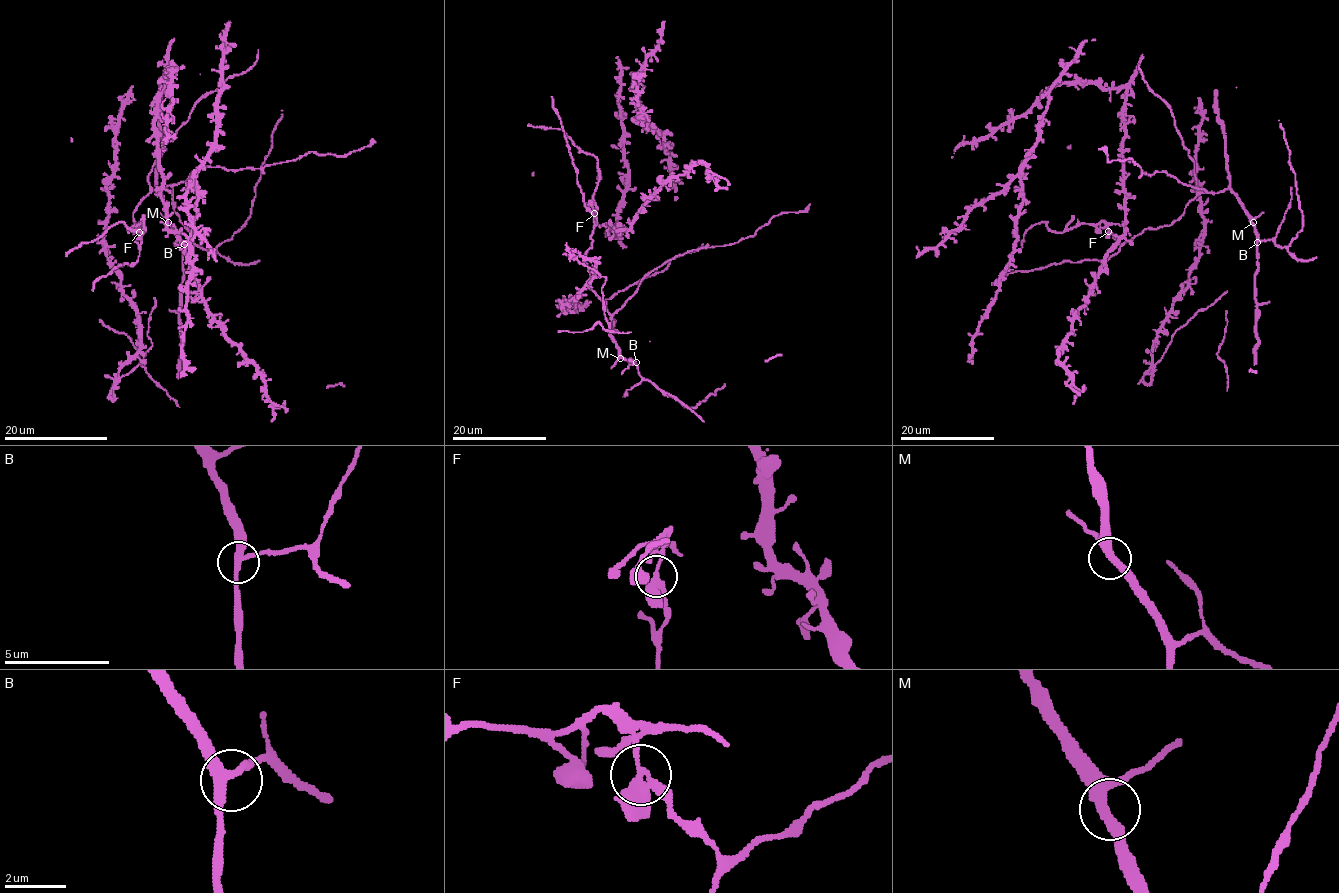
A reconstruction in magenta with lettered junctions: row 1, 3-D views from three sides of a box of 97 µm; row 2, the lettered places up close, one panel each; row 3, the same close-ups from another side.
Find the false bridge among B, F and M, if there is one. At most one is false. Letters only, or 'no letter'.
F

